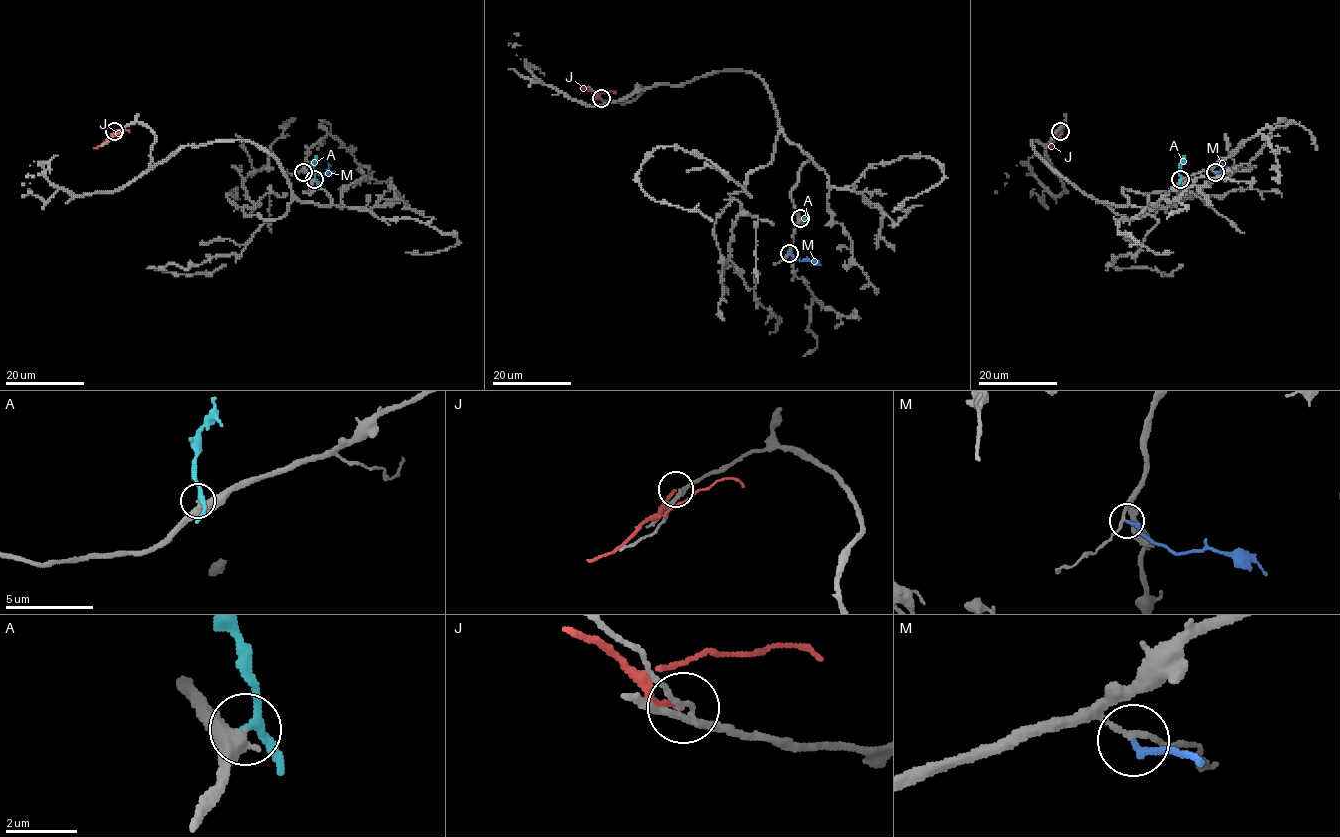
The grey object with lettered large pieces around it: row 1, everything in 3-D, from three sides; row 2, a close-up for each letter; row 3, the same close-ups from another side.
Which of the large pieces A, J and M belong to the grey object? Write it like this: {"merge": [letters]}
{"merge": ["M"]}

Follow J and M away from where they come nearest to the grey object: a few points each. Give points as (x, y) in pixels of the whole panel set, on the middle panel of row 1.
J: (601, 98), (597, 95), (602, 92), (616, 93)
M: (789, 253), (800, 260), (815, 261)

